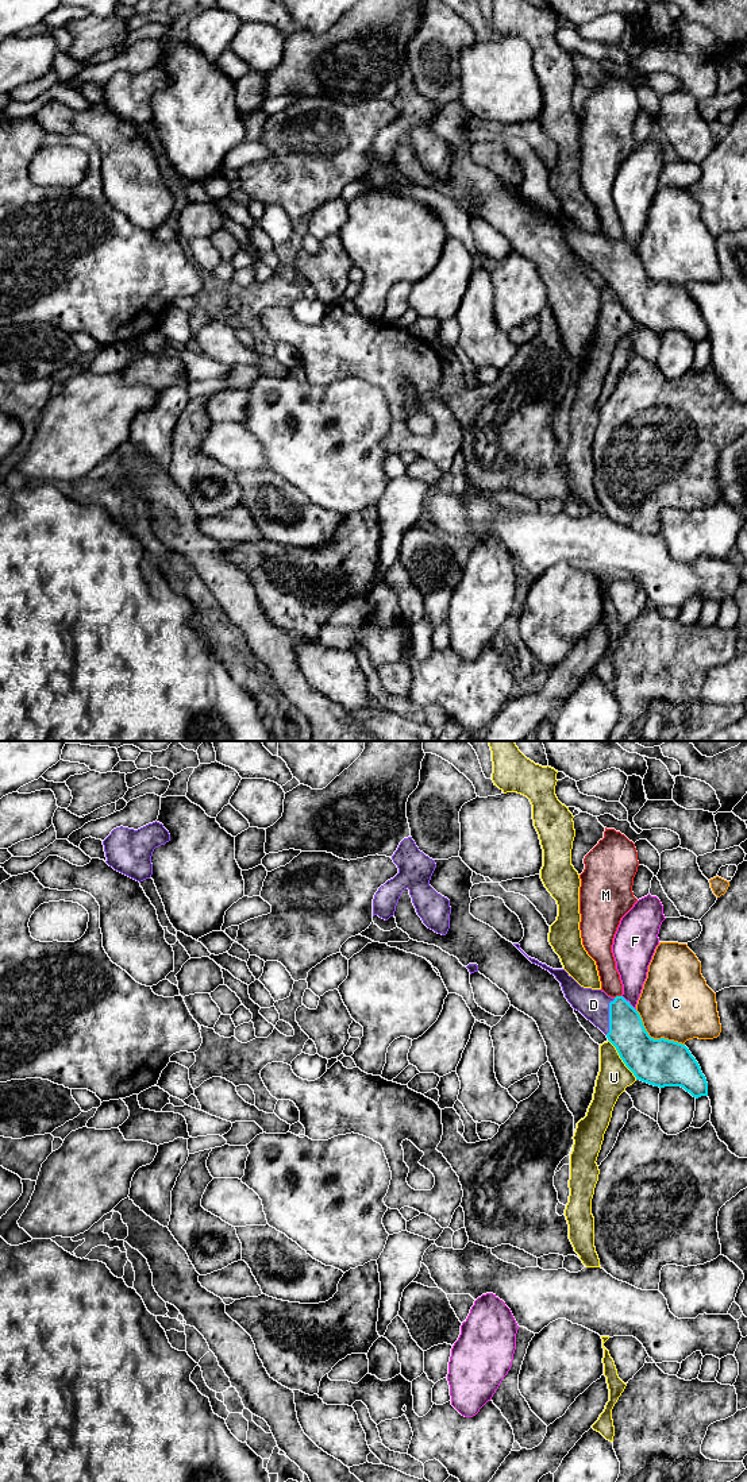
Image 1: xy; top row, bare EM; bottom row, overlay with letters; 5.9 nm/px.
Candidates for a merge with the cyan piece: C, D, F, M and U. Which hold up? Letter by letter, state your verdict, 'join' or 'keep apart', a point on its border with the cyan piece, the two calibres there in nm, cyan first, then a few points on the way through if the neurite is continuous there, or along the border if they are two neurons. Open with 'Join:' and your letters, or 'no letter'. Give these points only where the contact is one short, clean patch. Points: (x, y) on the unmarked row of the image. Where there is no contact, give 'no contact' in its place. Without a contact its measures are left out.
Join: D
C: keep apart; meets cyan in xy at (653, 282); 280 nm thick on the cyan side, 440 nm on the other
D: join; meets cyan in xy at (609, 261); 220 nm thick on the cyan side, 180 nm on the other
F: keep apart; meets cyan in xy at (628, 247); 220 nm thick on the cyan side, 200 nm on the other; border along xy (622, 239), (635, 254)
M: keep apart; meets cyan in xy at (617, 240); 220 nm thick on the cyan side, 120 nm on the other; border along xy (620, 239), (615, 242)
U: keep apart; meets cyan in xy at (622, 303); 280 nm thick on the cyan side, 190 nm on the other

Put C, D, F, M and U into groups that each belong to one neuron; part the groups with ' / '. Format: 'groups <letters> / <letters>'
groups C / D / F / M / U

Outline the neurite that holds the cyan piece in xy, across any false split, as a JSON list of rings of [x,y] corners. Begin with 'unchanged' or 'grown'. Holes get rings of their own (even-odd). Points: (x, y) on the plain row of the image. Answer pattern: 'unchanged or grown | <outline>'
grown | [[[513,188],[532,208],[548,215],[561,227],[565,242],[571,251],[598,271],[616,292],[625,310],[636,324],[654,331],[681,331],[693,341],[708,340],[708,327],[701,312],[689,293],[665,282],[654,283],[646,275],[639,256],[623,240],[611,242],[601,234],[581,231],[565,213],[552,213],[535,202],[528,201],[519,188]]]

